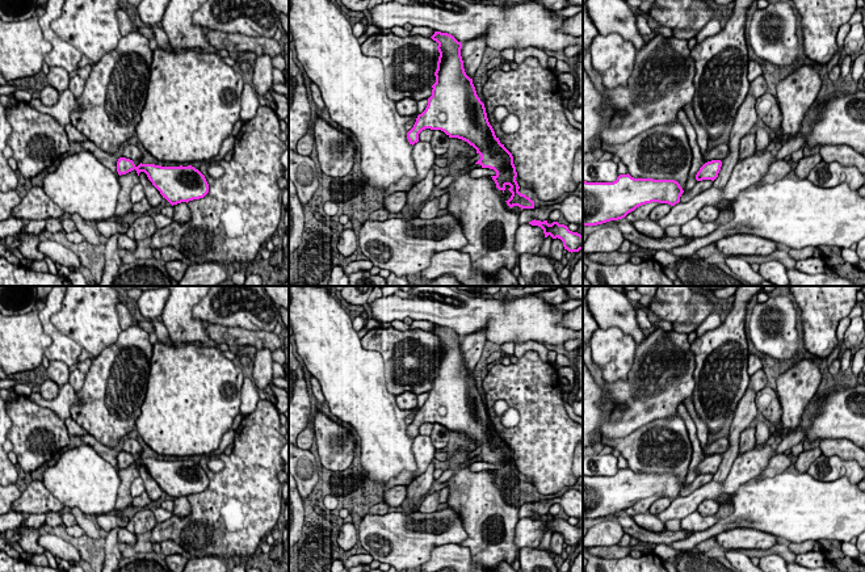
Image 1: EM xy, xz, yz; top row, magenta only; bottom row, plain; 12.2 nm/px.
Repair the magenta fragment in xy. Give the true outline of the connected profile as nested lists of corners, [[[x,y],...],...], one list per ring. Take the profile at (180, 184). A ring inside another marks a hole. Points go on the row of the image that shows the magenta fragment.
[[[118,159],[117,172],[119,176],[134,169],[138,176],[140,172],[144,172],[163,198],[165,198],[172,206],[203,198],[209,193],[209,184],[205,176],[192,165],[161,167],[140,163],[137,167],[130,159]]]

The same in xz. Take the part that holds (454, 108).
[[[434,31],[431,37],[438,43],[440,52],[436,83],[425,110],[417,115],[413,127],[407,133],[410,144],[419,142],[419,134],[425,130],[441,130],[449,138],[467,142],[476,150],[480,159],[475,164],[496,172],[491,176],[496,188],[504,193],[505,186],[512,195],[507,205],[512,209],[534,209],[534,201],[518,192],[517,172],[512,153],[500,143],[488,122],[484,104],[476,94],[473,79],[463,68],[462,43],[452,34]]]

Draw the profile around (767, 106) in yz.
[[[764,93],[756,98],[756,112],[759,121],[763,125],[769,126],[772,130],[776,130],[782,123],[782,114],[778,106],[778,101],[770,93]]]

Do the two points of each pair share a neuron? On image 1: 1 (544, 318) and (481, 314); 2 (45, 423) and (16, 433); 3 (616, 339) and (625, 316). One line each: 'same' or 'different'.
1: same
2: same
3: different

